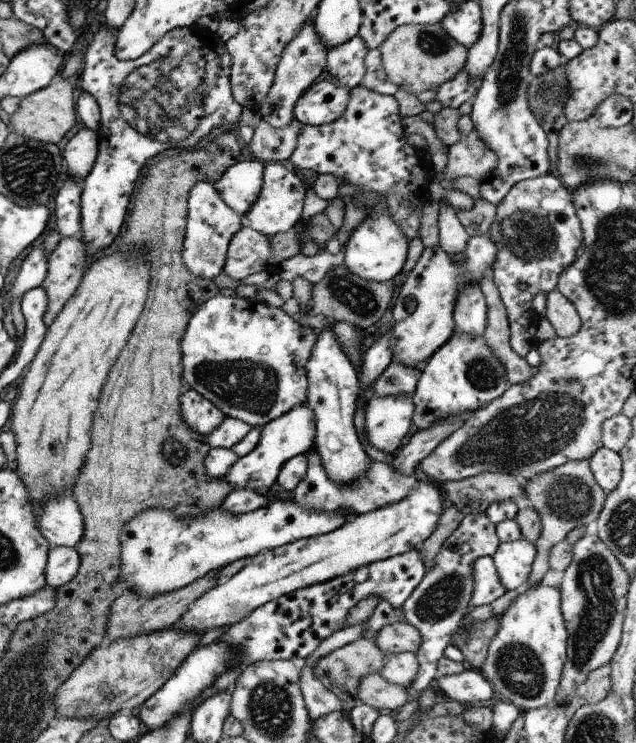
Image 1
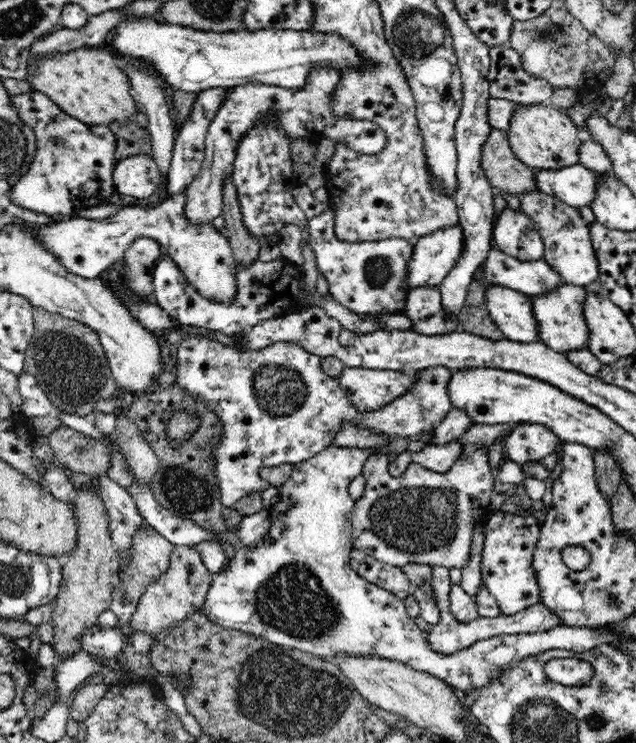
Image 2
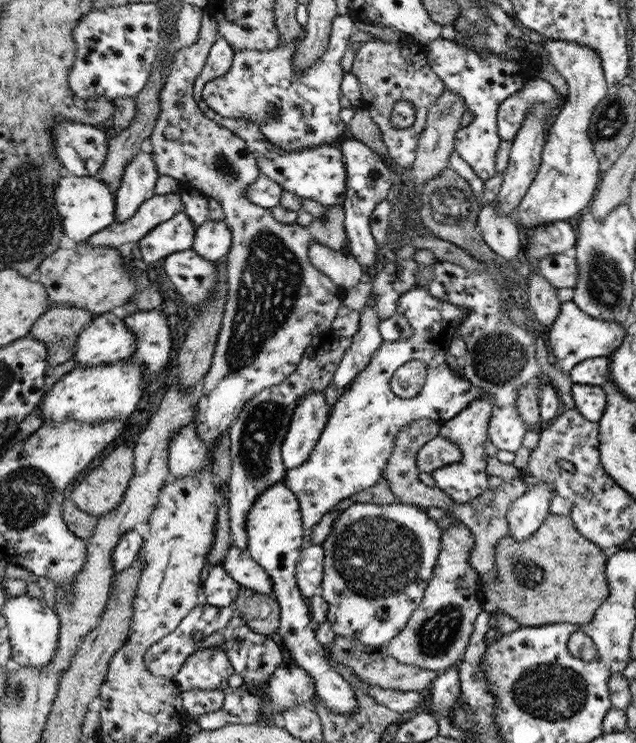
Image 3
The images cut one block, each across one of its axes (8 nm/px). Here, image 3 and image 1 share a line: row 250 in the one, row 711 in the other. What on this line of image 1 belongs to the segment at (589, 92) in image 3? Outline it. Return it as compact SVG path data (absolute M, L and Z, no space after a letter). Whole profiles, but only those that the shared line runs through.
M536 584L520 594L500 616L500 626L481 667L491 686L520 711L548 707L556 700L567 660L568 632L560 610L561 596L552 586Z

